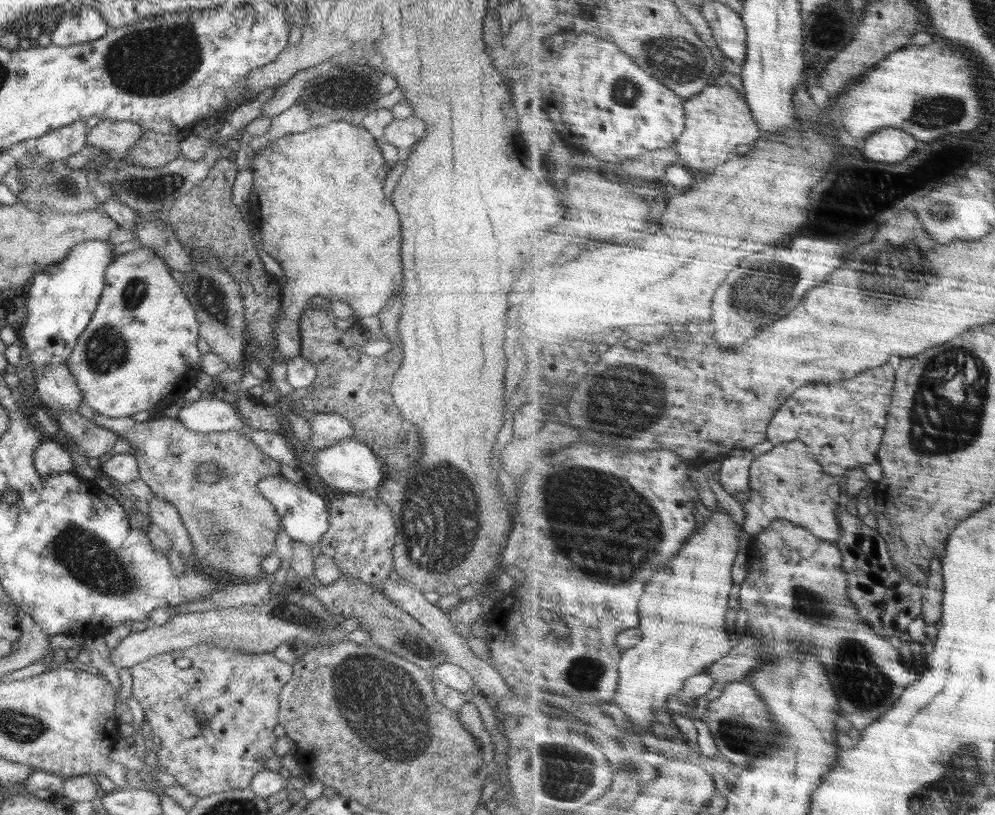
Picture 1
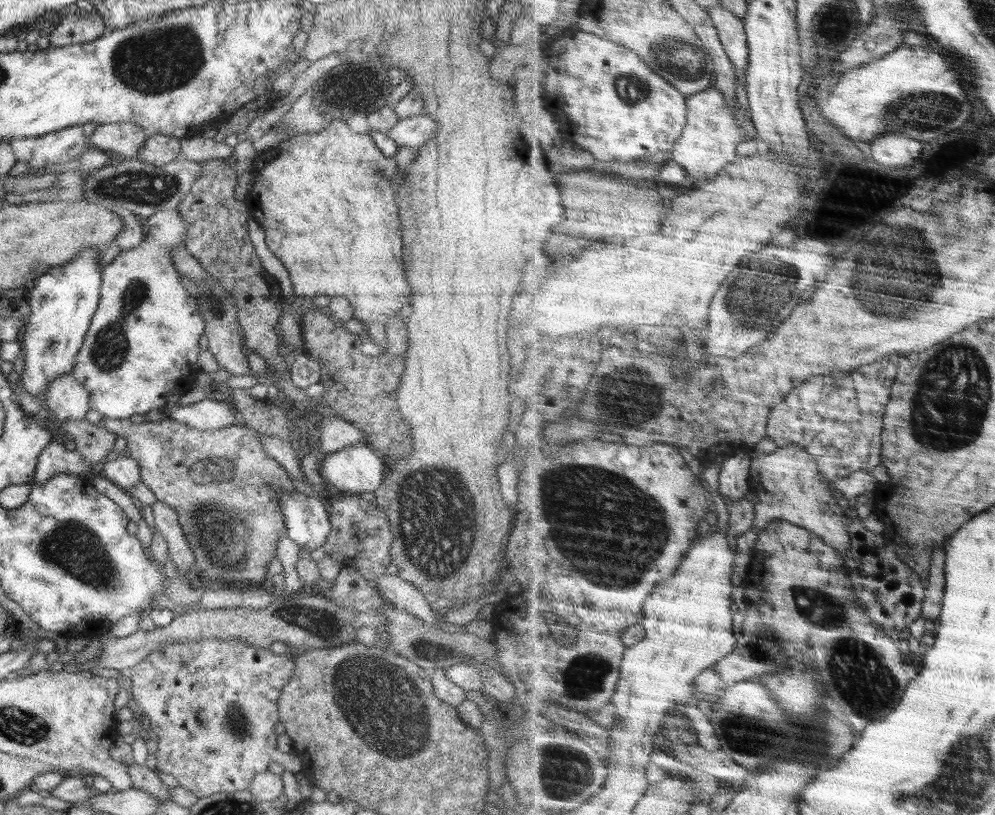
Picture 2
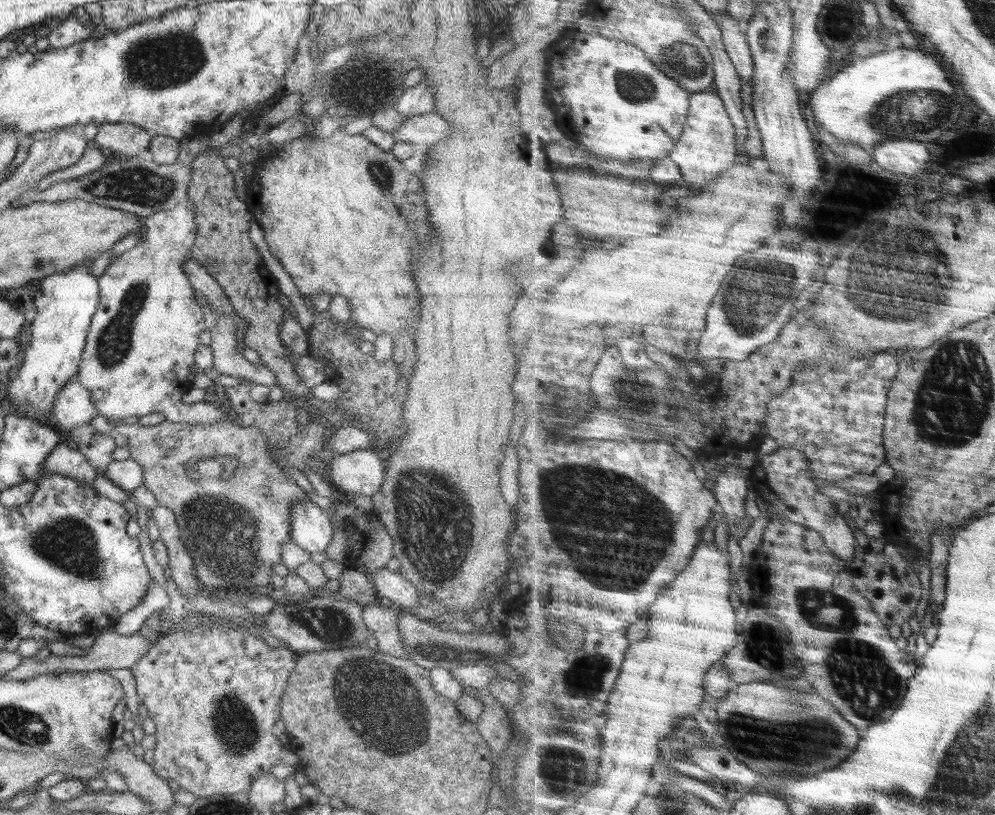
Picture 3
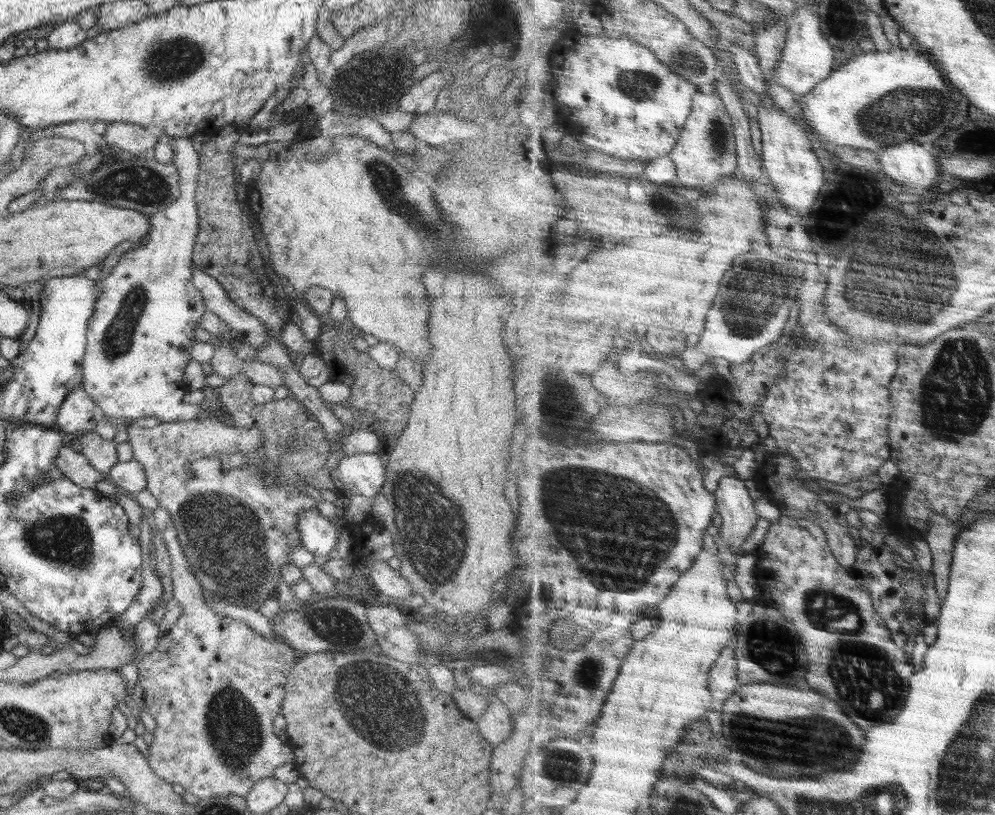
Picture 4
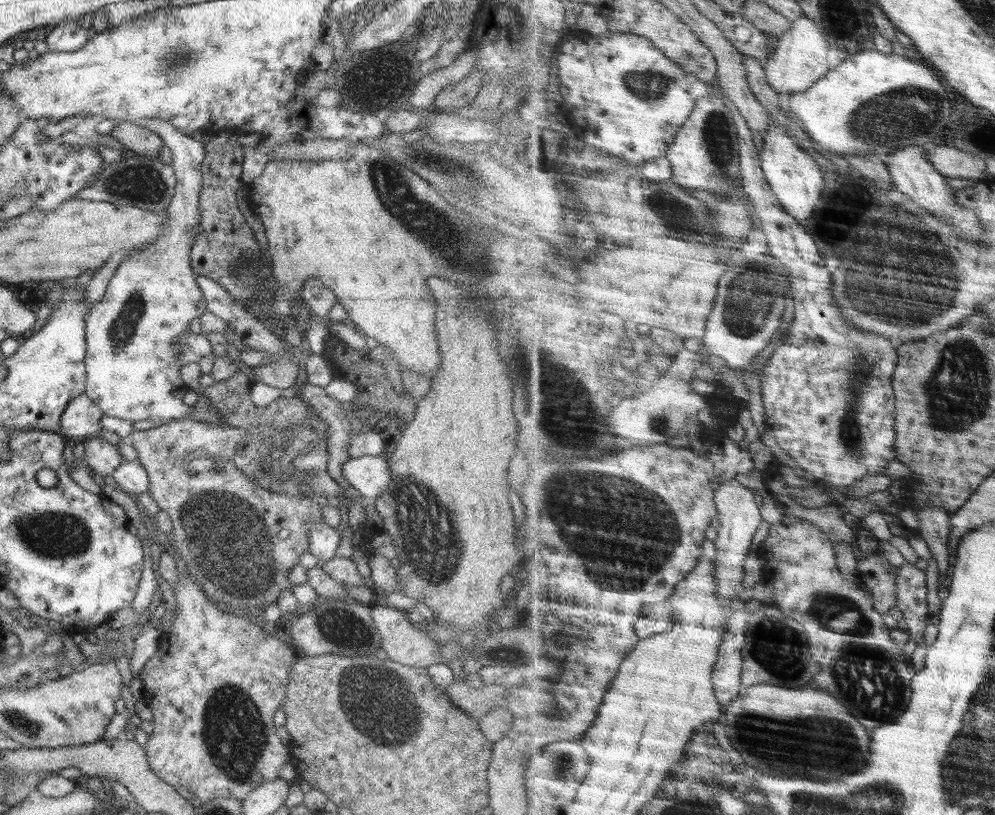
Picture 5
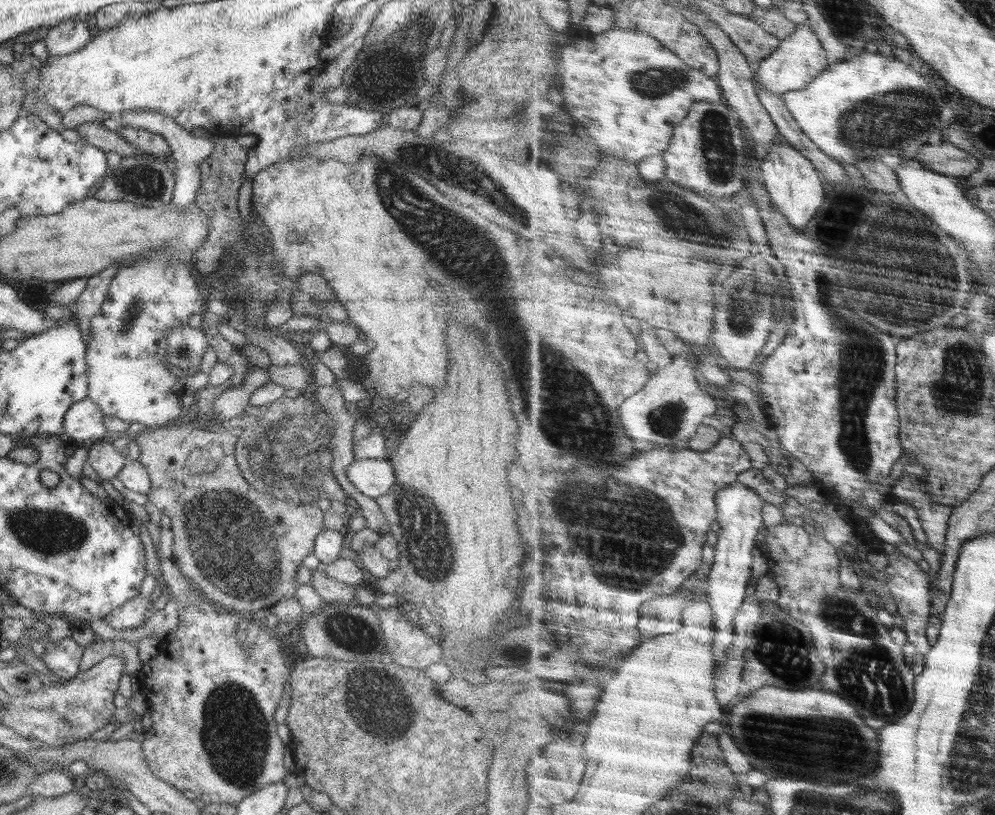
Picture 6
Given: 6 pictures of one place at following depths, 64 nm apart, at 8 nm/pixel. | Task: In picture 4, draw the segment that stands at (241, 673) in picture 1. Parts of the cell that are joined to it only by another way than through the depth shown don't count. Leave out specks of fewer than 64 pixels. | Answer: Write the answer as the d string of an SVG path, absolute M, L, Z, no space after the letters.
M162 507L149 513L151 522L163 537L172 563L170 598L182 606L183 614L169 632L163 633L156 650L138 662L138 682L142 686L147 711L156 724L154 740L147 757L152 770L172 784L180 784L185 792L199 799L212 797L245 797L261 778L272 777L276 768L295 763L292 747L274 734L274 717L281 714L287 676L300 654L276 638L275 641L257 634L246 623L215 614L207 607L203 589L189 571L189 564L178 540L170 513Z

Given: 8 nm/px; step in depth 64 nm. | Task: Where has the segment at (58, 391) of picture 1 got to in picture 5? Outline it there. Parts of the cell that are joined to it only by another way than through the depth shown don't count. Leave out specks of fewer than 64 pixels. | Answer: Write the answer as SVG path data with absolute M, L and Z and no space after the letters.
M85 393L74 397L64 409L60 419L60 433L65 437L82 438L100 436L102 409Z

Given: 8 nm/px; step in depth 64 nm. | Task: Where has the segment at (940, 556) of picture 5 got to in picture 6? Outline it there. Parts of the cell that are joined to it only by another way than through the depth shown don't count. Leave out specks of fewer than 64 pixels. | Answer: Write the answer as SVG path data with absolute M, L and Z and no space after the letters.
M905 475L892 486L892 491L897 500L906 502L917 510L928 543L939 551L943 562L947 551L949 522L955 507L936 502L920 476Z

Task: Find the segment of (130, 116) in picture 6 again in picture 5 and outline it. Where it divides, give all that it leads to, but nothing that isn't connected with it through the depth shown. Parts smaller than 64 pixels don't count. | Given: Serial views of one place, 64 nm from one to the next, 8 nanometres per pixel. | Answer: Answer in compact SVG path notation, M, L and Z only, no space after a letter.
M142 119L140 121L140 126L144 128L148 128L148 130L152 130L152 132L158 134L162 141L164 141L164 145L170 150L173 162L172 168L175 172L176 178L176 187L175 193L170 201L170 204L167 206L166 211L167 214L167 224L168 229L164 229L162 234L154 240L152 244L148 244L148 246L143 247L138 251L132 252L130 255L125 254L124 260L118 265L114 276L109 280L106 292L102 297L102 300L95 304L87 313L86 321L86 358L84 359L85 371L86 371L86 392L85 394L90 397L90 400L93 400L101 409L104 415L106 416L115 416L116 418L123 418L124 420L134 421L148 421L151 426L159 426L166 424L170 421L175 421L178 419L184 419L184 416L189 416L189 414L193 410L193 406L186 405L182 398L187 391L190 390L189 387L185 385L185 383L181 380L179 375L179 370L181 368L181 364L179 363L179 358L177 357L177 352L179 352L179 348L177 347L176 340L179 340L181 336L185 336L185 332L189 330L190 323L194 318L200 318L204 311L207 310L207 304L205 298L203 297L202 291L197 287L197 282L195 281L195 272L191 267L191 255L190 250L193 246L193 238L192 234L190 234L191 230L189 228L193 228L198 219L198 205L199 205L199 192L202 187L202 172L201 165L202 160L204 160L204 156L206 156L206 137L204 136L190 136L186 134L180 133L174 124L170 121L164 121L160 119Z

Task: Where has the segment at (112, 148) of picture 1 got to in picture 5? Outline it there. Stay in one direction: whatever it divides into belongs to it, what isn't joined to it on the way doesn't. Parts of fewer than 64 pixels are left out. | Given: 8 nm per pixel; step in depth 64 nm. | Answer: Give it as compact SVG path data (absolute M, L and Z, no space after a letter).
M125 121L117 123L110 132L110 137L114 137L120 145L124 145L126 150L140 155L155 157L164 148L164 141L158 134L136 123Z

